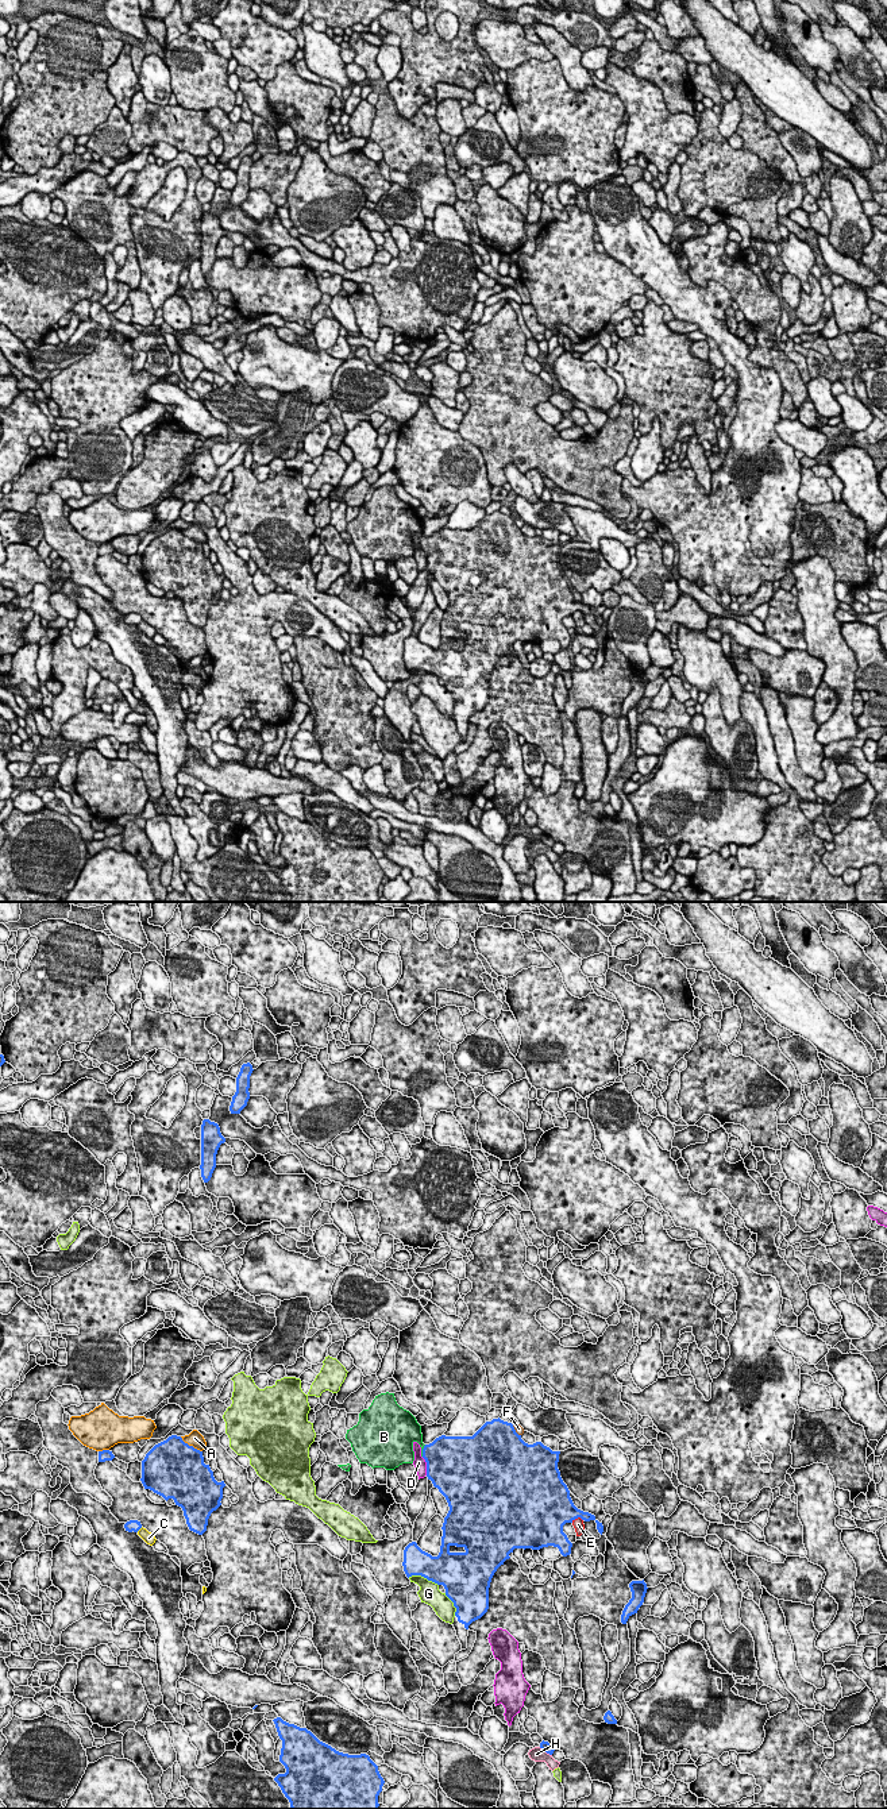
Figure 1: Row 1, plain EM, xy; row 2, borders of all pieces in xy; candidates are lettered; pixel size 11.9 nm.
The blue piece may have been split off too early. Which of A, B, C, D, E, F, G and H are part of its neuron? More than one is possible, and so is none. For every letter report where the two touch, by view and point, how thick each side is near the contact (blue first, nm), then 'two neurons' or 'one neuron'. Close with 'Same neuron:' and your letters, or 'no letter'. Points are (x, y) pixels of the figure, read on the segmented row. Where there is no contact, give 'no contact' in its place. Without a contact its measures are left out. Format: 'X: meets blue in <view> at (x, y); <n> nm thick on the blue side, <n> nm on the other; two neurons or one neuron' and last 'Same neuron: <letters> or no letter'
A: meets blue in xy at (191, 1446); 500 nm thick on the blue side, 180 nm on the other; two neurons
B: meets blue in xy at (423, 1450); 440 nm thick on the blue side, 260 nm on the other; one neuron
C: meets blue in xy at (139, 1528); 140 nm thick on the blue side, 140 nm on the other; two neurons
D: meets blue in xy at (427, 1466); 500 nm thick on the blue side, 140 nm on the other; two neurons
E: meets blue in xy at (577, 1518); 380 nm thick on the blue side, 130 nm on the other; two neurons
F: meets blue in xy at (515, 1431); 500 nm thick on the blue side, 90 nm on the other; two neurons
G: meets blue in xy at (423, 1576); 360 nm thick on the blue side, 240 nm on the other; two neurons
H: meets blue in xy at (546, 1751); 120 nm thick on the blue side, 170 nm on the other; two neurons
Same neuron: B

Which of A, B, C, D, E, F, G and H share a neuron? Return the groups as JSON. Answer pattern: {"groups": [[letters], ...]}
{"groups": [["A"], ["B"], ["C"], ["D"], ["E"], ["F"], ["G"], ["H"]]}

